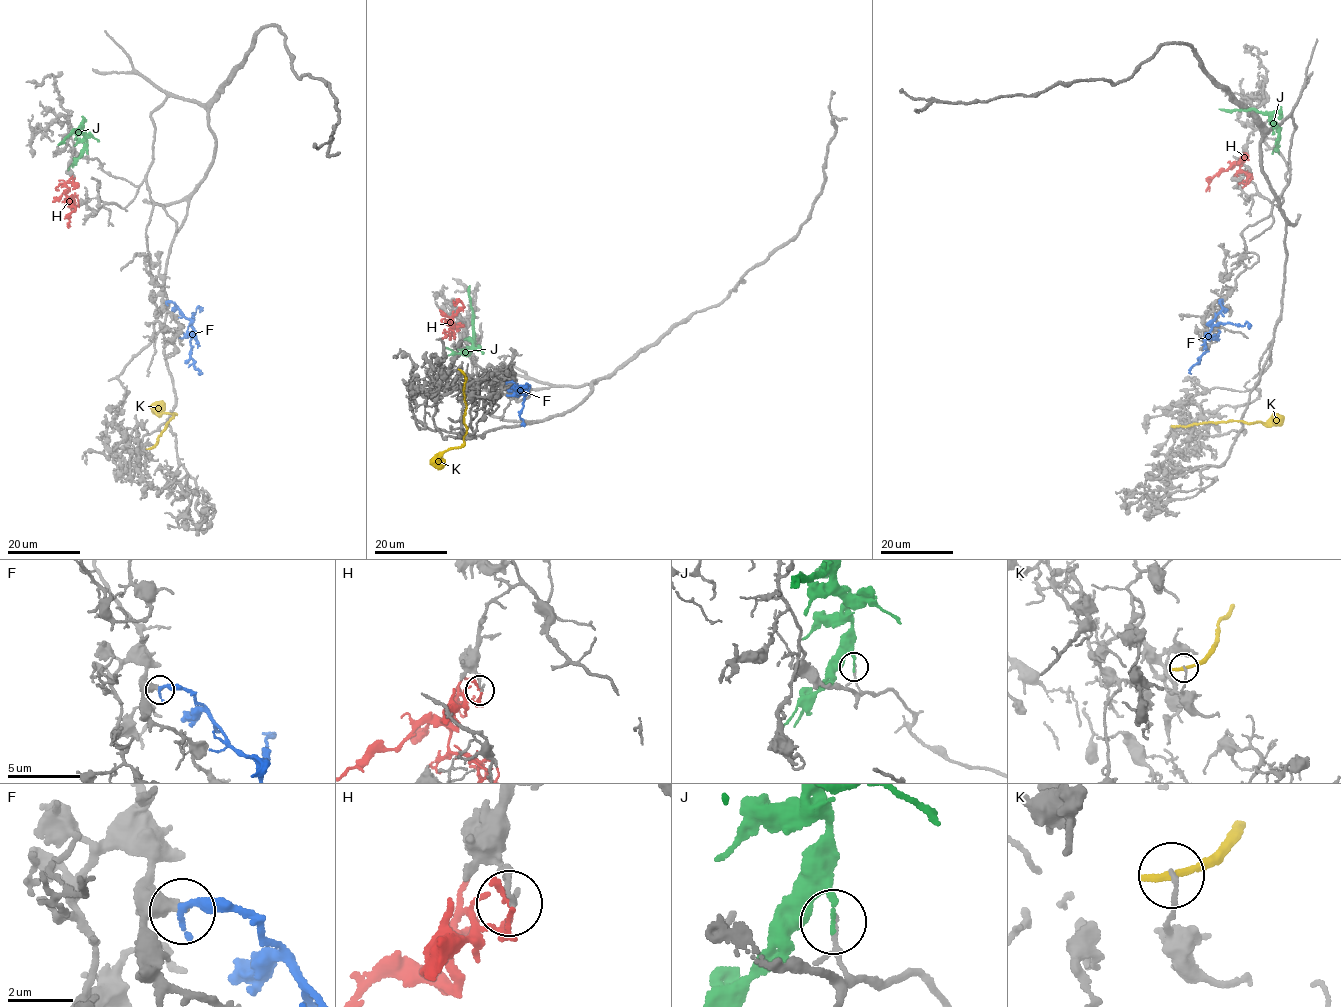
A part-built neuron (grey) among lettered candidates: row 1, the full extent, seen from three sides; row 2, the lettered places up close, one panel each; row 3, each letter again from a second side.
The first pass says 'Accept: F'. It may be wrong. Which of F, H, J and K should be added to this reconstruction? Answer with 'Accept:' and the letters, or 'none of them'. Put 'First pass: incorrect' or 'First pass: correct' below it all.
Accept: F
First pass: correct

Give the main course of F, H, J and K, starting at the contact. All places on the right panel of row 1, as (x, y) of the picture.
F: (1222, 300), (1221, 310), (1204, 336), (1206, 352), (1190, 369), (1191, 373)
H: (1248, 155), (1247, 158), (1241, 157), (1240, 164), (1233, 163), (1209, 177), (1206, 191)
J: (1275, 143), (1279, 128), (1269, 115), (1246, 109), (1219, 109)
K: (1171, 426), (1238, 421), (1253, 424), (1258, 421), (1267, 426), (1276, 424), (1284, 417)

